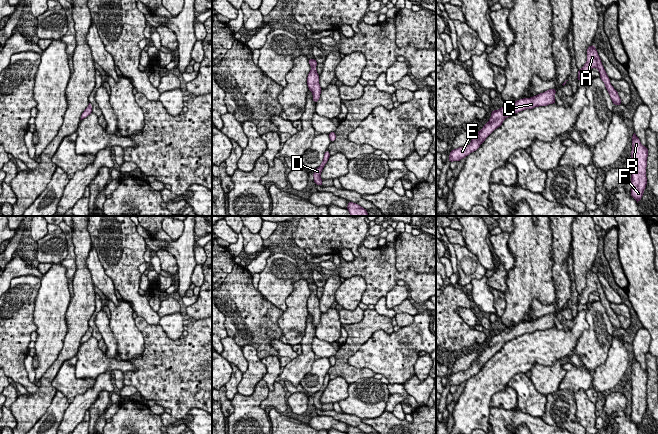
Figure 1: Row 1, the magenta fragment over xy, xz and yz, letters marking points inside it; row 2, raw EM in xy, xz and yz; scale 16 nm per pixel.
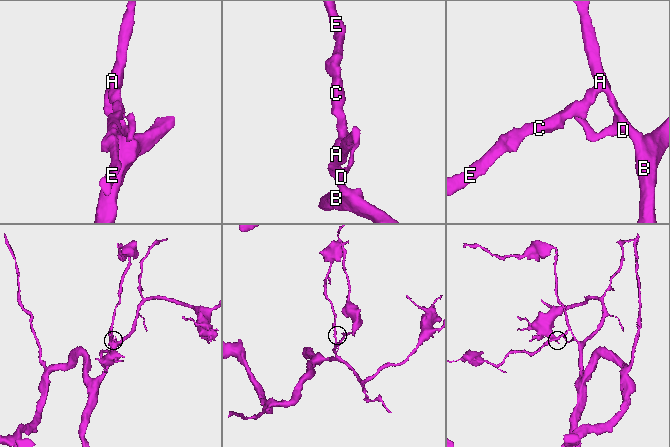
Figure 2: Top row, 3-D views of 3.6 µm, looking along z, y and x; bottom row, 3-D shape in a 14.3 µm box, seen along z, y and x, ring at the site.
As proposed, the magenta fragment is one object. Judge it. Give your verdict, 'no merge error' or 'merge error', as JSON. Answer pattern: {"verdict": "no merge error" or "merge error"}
{"verdict": "no merge error"}

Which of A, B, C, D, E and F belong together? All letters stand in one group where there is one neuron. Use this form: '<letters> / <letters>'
A B C D E F

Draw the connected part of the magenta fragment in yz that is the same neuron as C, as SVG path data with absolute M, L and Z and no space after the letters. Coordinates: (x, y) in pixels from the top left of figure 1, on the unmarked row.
M549 313L536 320L517 324L513 329L506 327L500 333L493 334L489 345L476 357L476 359L472 362L471 367L467 370L452 374L448 384L450 386L458 386L468 380L471 376L476 375L480 371L480 368L483 367L495 353L500 351L506 342L526 333L554 328L556 326L554 322L555 317L556 313Z

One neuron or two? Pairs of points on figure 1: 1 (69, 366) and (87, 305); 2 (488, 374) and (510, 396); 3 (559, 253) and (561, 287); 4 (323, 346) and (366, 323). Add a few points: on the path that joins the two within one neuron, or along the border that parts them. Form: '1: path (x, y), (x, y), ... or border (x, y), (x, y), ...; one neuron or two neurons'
1: border (75, 355), (68, 358), (56, 374); two neurons
2: border (507, 383), (502, 390), (493, 395), (490, 407); two neurons
3: path (560, 261), (561, 279); one neuron
4: border (340, 345), (334, 355); two neurons

